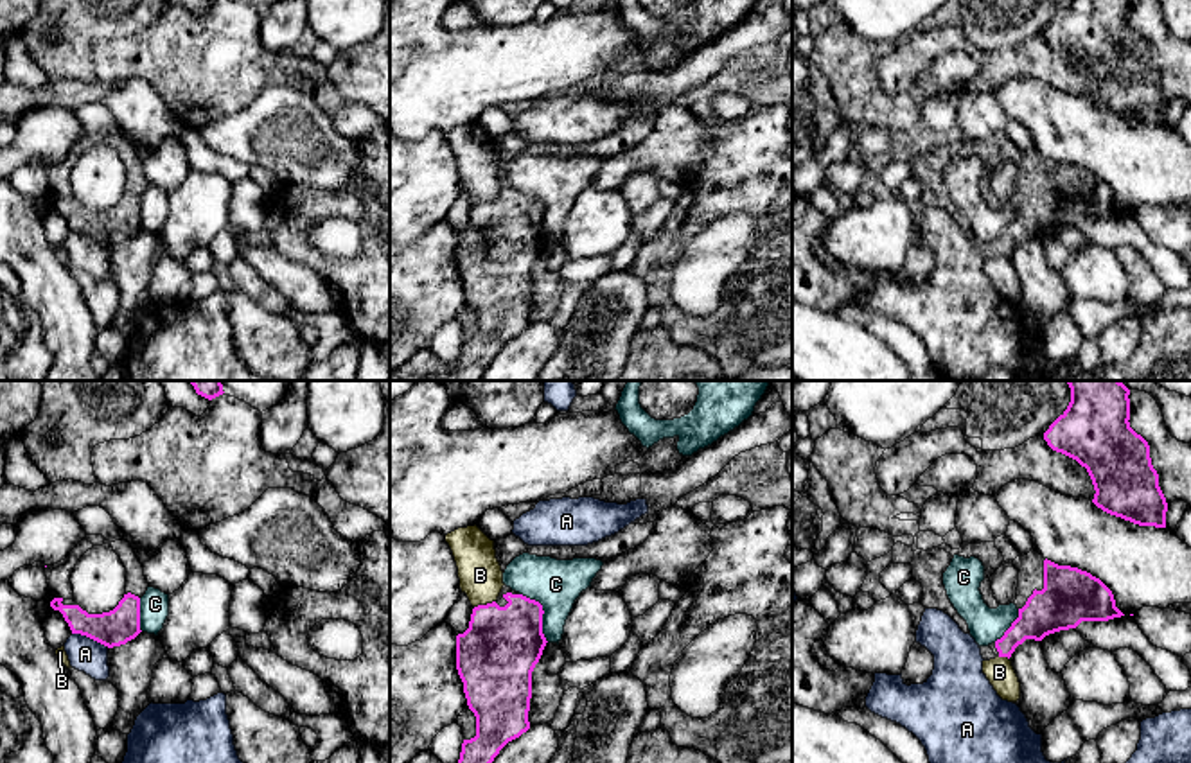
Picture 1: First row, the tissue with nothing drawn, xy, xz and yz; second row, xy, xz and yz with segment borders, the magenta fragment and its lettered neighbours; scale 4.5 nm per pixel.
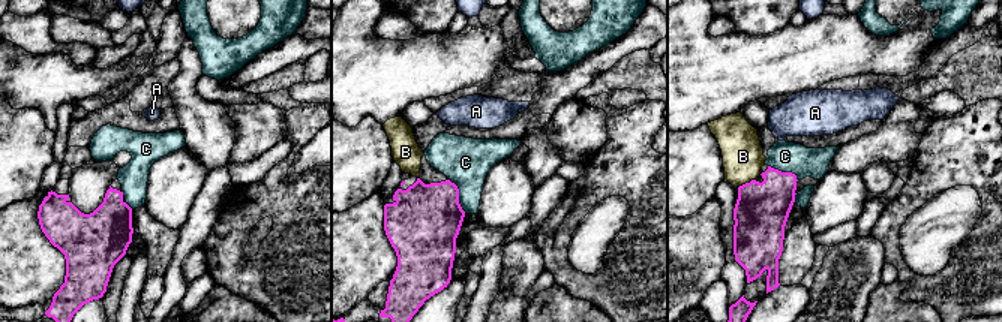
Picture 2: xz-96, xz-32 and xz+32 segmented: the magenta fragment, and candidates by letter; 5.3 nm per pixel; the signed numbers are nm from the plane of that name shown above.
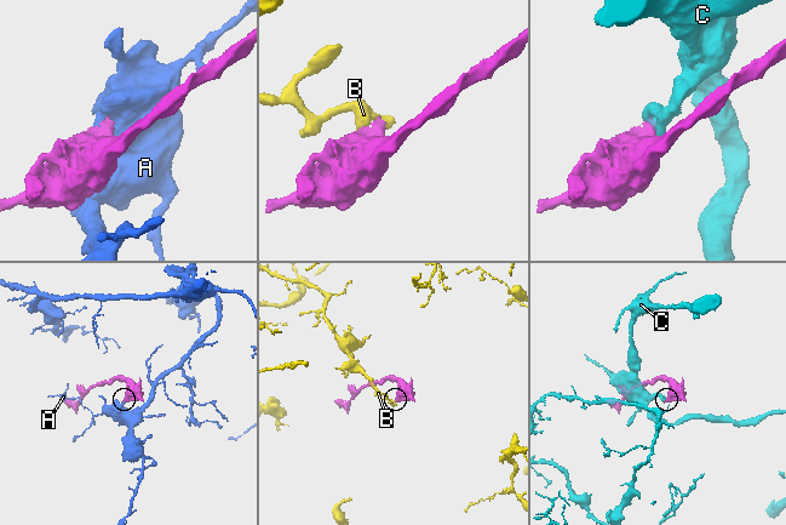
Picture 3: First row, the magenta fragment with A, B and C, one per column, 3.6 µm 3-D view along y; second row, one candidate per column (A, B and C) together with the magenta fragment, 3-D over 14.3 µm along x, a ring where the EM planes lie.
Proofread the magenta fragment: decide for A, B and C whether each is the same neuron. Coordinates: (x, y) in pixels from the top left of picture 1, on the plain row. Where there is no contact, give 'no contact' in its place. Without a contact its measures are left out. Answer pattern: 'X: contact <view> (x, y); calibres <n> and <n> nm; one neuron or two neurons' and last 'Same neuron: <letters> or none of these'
A: contact xy (90, 236); calibres 160 and 150 nm; two neurons
B: contact xz (484, 203); calibres 360 and 190 nm; two neurons
C: contact xz (543, 210); calibres 340 and 220 nm; two neurons
Same neuron: none of these

